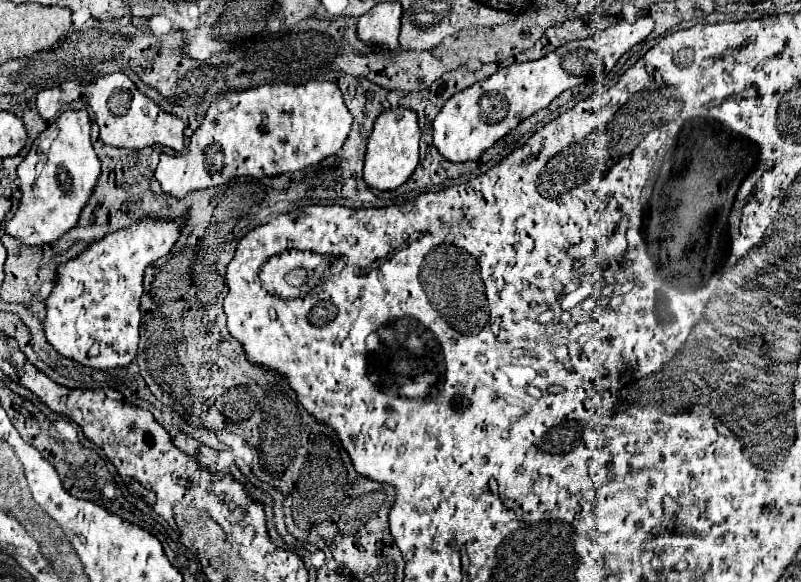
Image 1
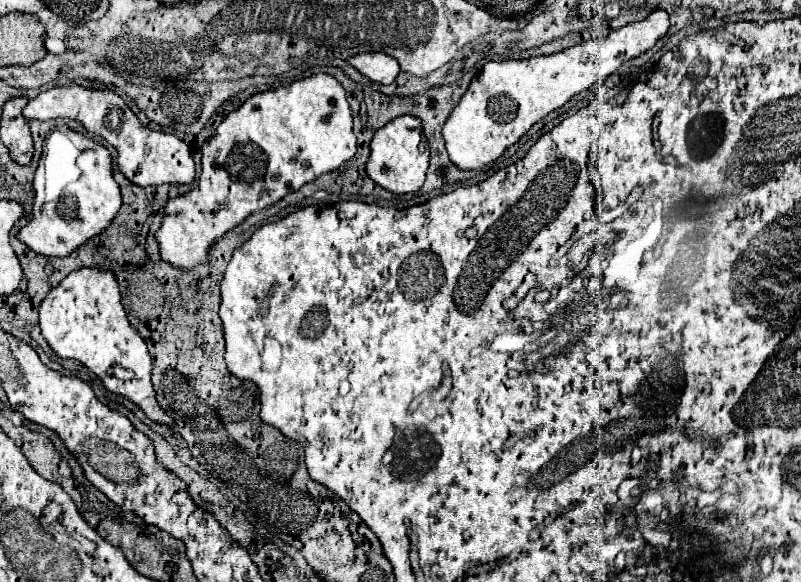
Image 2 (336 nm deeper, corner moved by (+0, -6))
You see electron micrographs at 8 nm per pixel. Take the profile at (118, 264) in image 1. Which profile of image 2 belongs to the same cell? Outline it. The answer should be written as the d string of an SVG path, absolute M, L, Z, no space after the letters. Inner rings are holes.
M82 267L70 273L56 289L52 289L38 307L40 329L52 351L62 359L76 359L94 371L104 387L110 393L124 395L134 401L152 421L174 425L172 417L168 417L158 401L150 383L152 359L148 355L146 343L140 333L128 323L124 307L120 303L120 289L116 275L112 271ZM114 365L126 369L124 377L110 373Z

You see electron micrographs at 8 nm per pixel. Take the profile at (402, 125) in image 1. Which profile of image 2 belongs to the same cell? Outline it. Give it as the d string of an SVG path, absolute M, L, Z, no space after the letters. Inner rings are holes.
M402 115L374 133L370 143L370 157L366 161L366 173L376 185L384 187L390 193L416 193L424 185L428 157L430 149L428 143L422 143L420 119L412 115Z

